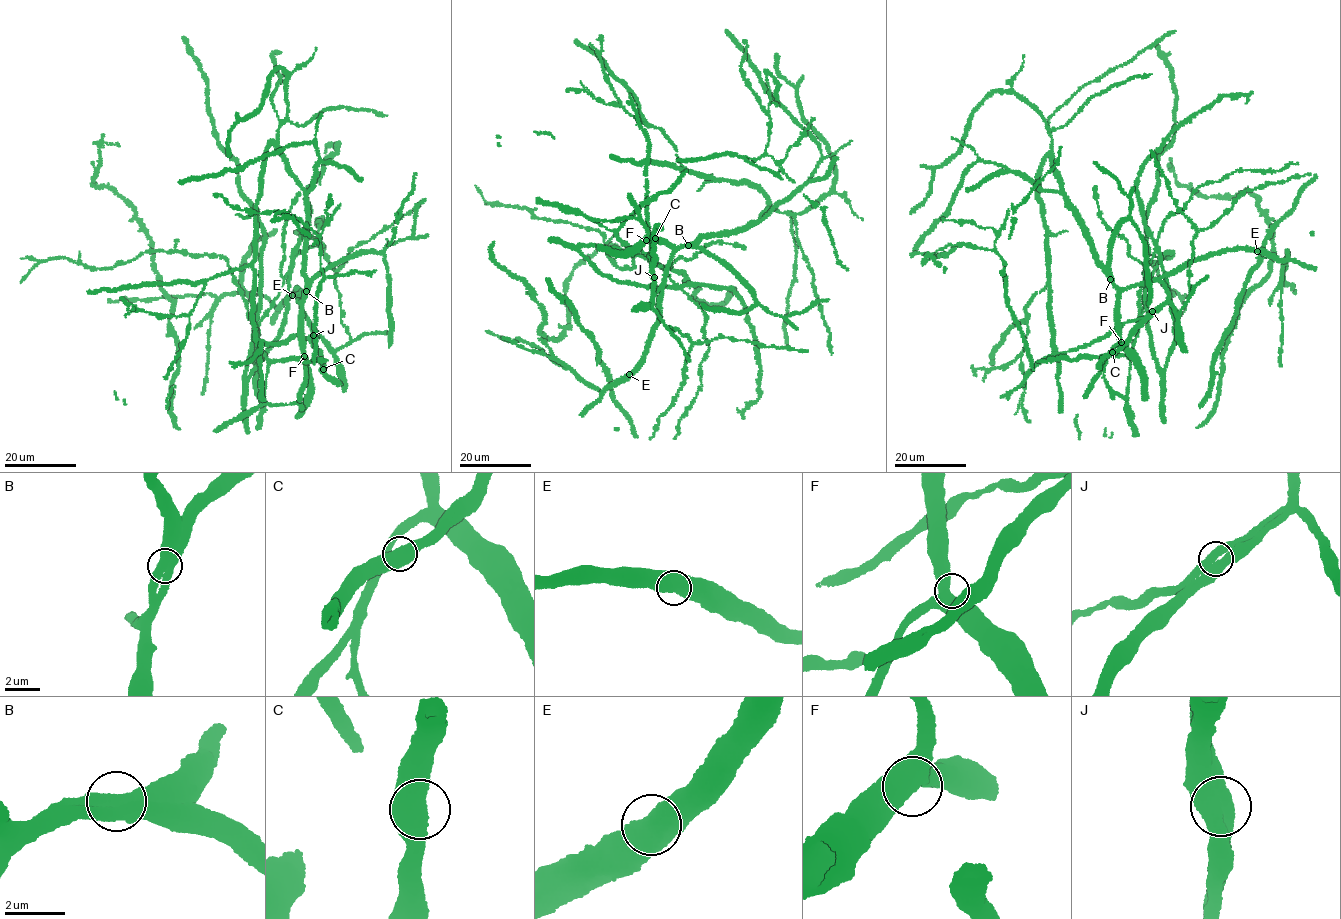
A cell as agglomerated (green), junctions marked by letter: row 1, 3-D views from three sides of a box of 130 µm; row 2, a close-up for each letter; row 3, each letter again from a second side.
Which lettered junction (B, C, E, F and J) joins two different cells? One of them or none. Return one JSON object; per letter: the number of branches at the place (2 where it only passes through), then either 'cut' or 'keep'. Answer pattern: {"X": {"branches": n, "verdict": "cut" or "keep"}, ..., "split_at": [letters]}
{"B": {"branches": 2, "verdict": "keep"}, "C": {"branches": 2, "verdict": "keep"}, "E": {"branches": 2, "verdict": "keep"}, "F": {"branches": 2, "verdict": "keep"}, "J": {"branches": 2, "verdict": "keep"}, "split_at": []}

